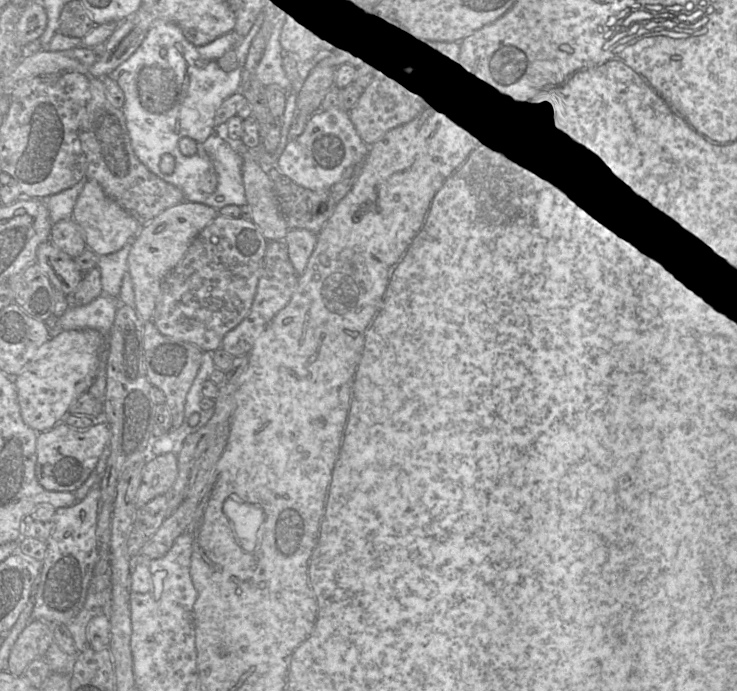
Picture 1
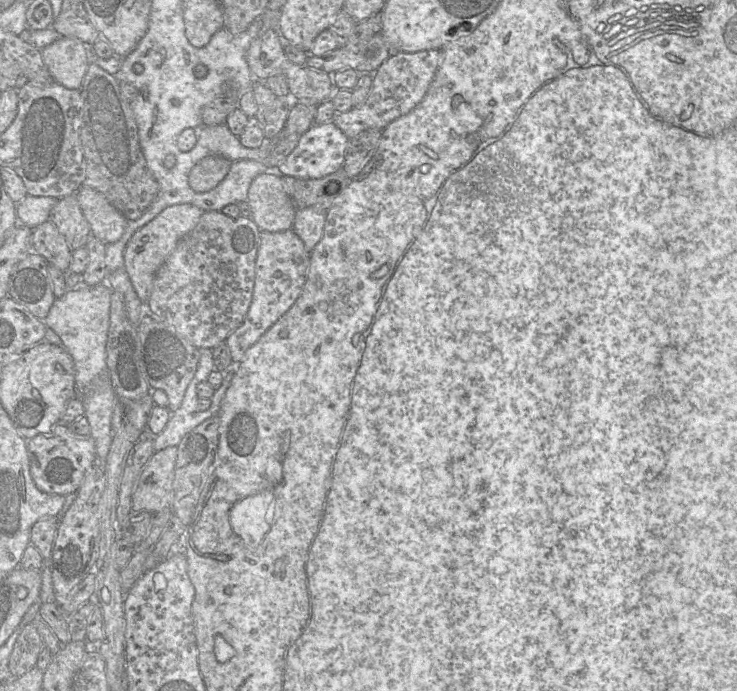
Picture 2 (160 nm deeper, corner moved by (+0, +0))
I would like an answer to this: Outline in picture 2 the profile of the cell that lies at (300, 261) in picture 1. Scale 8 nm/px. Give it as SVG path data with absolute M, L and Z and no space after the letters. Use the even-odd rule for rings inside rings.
M319 207L297 209L293 230L303 241L305 248L311 252L322 238L326 221L326 212Z

